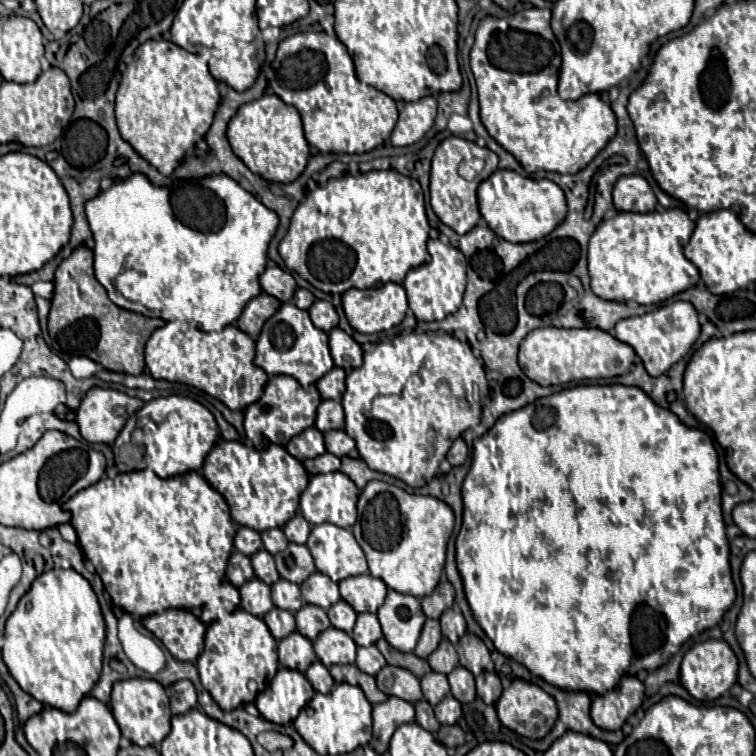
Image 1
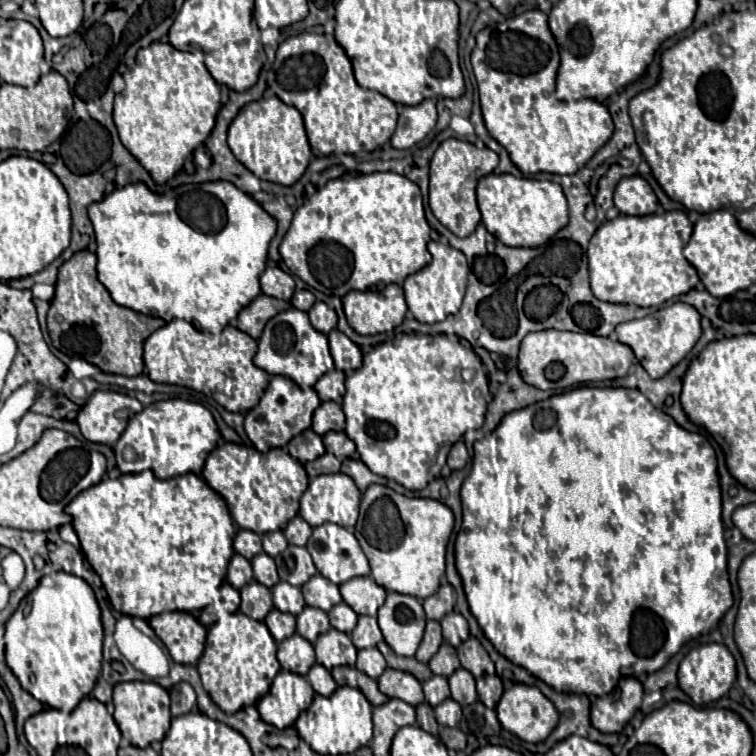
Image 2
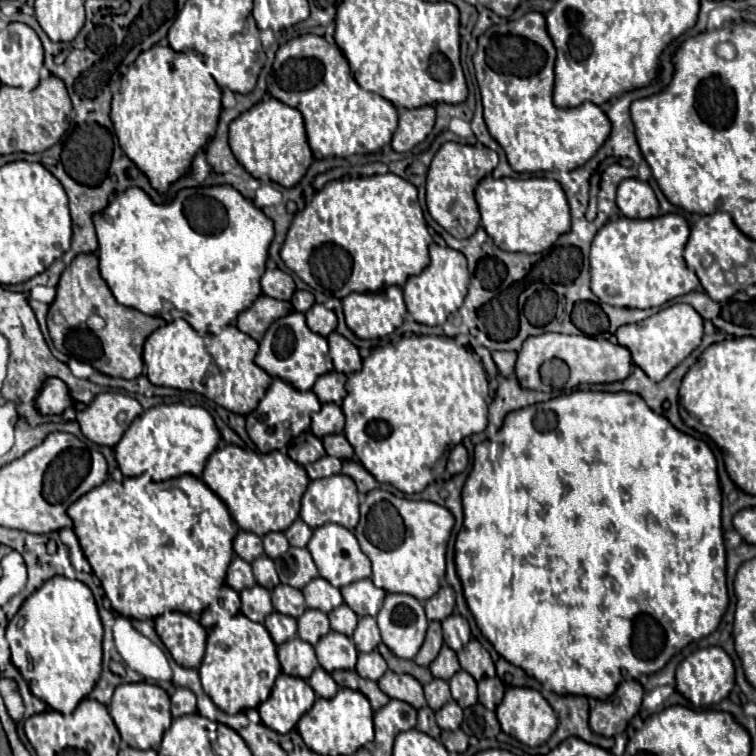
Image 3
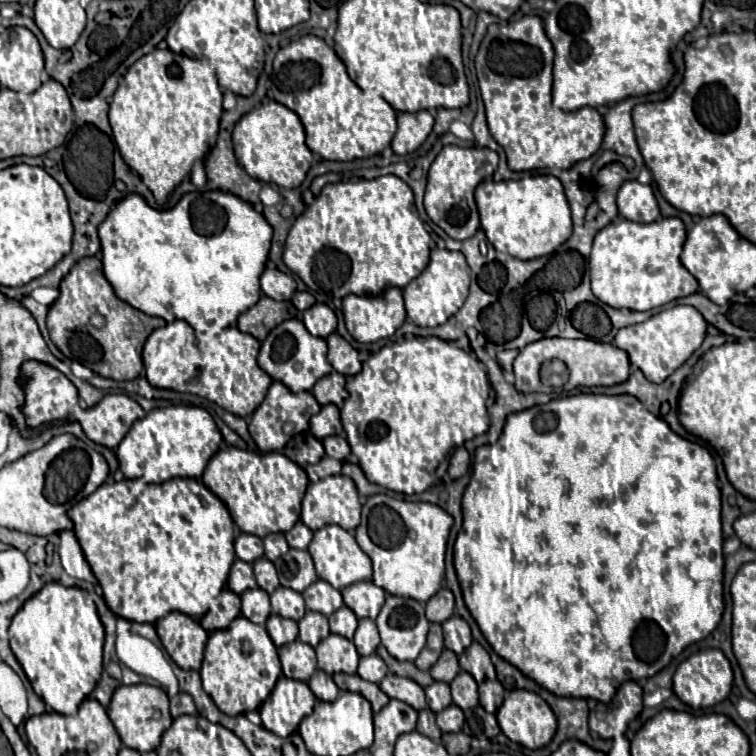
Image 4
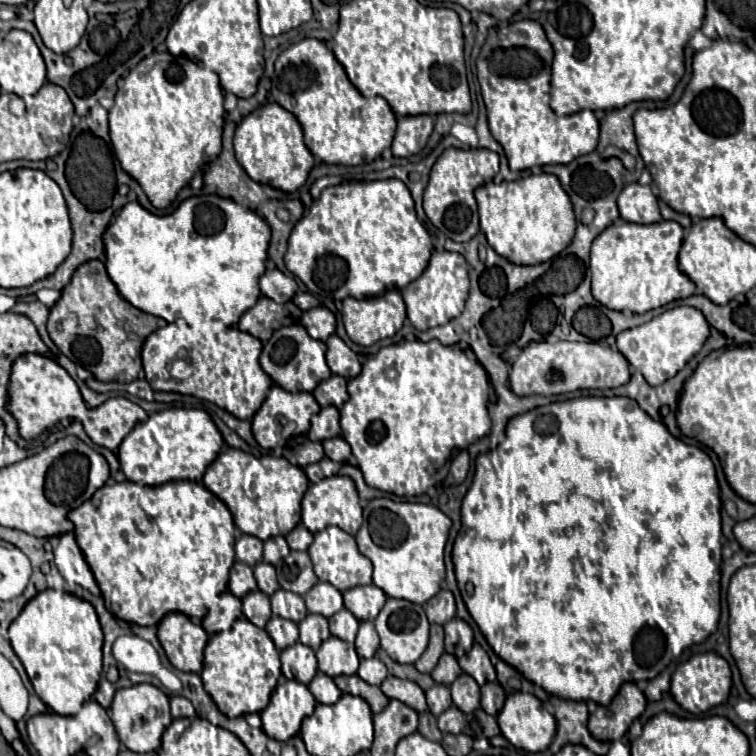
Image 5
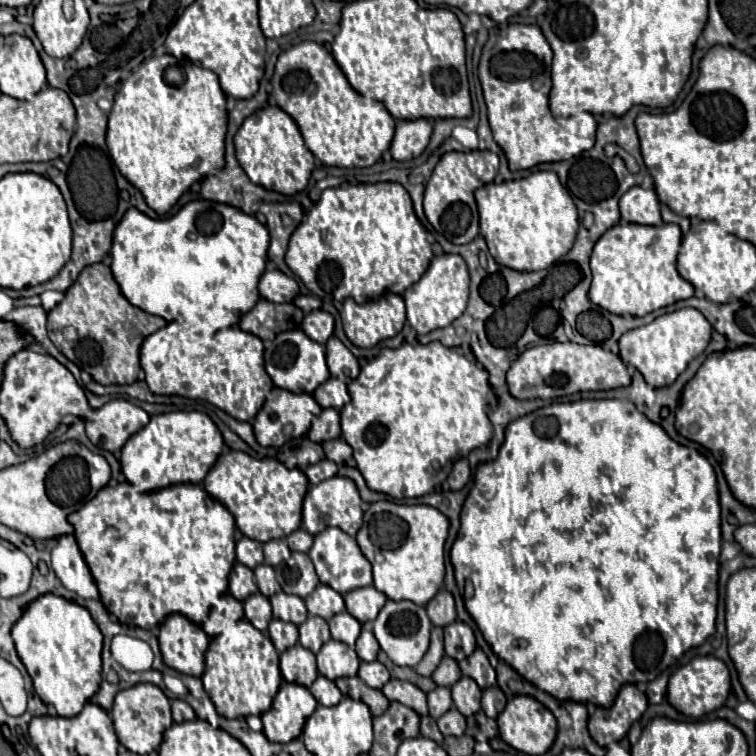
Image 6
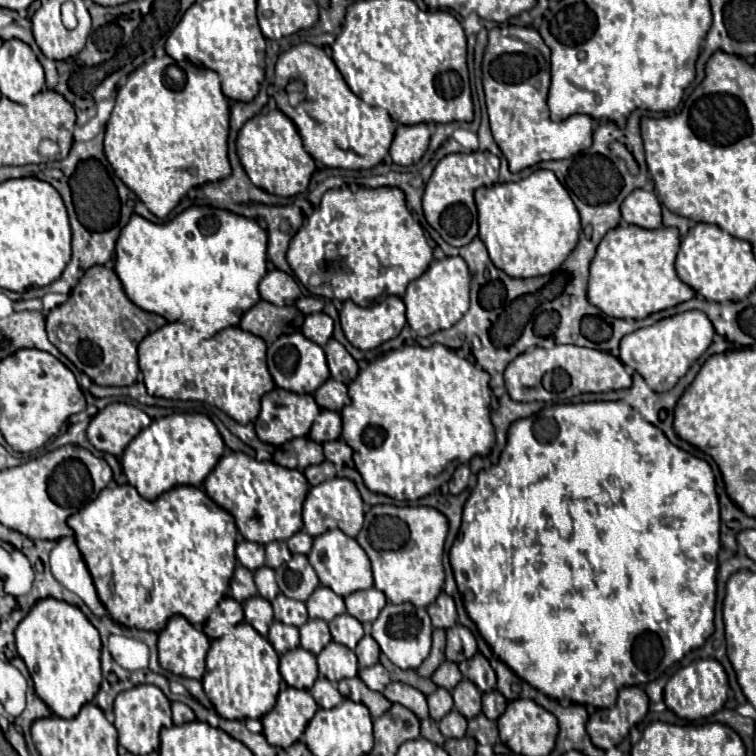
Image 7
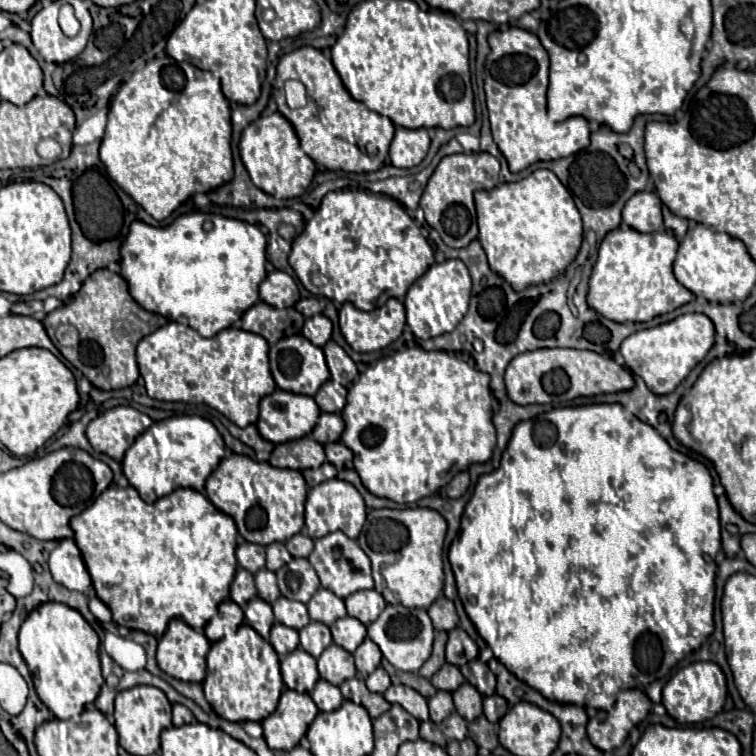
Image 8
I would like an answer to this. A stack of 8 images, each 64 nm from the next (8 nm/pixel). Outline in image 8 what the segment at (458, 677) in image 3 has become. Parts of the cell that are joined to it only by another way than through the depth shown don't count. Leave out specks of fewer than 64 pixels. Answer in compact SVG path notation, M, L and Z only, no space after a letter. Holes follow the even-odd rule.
M464 682L456 692L452 692L456 712L468 722L476 720L482 714L482 694L468 682Z

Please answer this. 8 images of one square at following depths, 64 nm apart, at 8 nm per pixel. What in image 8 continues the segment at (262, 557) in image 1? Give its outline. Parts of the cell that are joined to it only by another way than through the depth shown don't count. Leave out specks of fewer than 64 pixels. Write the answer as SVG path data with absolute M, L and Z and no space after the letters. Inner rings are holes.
M262 568L260 572L254 574L254 580L256 580L258 596L262 600L266 600L268 604L272 604L280 596L280 590L278 590L278 584L276 584L276 574L272 570Z

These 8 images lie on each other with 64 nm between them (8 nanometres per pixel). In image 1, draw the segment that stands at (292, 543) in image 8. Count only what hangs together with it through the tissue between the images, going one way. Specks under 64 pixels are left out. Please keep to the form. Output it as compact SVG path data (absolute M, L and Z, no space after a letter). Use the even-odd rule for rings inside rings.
M296 512L296 516L292 520L288 520L288 524L282 530L284 530L288 542L306 544L308 534L310 534L310 524L304 520L304 516L300 516L300 512Z

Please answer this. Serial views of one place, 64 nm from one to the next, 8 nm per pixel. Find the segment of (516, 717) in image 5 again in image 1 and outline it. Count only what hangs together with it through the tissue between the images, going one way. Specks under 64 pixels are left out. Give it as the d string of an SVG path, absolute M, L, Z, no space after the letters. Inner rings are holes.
M512 680L496 702L498 718L504 726L518 732L520 736L540 738L556 722L556 702L548 692L528 684L526 680Z

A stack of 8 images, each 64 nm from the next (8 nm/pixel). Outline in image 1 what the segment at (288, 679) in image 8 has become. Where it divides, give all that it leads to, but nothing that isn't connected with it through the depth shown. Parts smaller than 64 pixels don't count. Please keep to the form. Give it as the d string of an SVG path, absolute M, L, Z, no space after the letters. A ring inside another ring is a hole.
M292 632L280 640L277 652L279 667L292 668L298 672L306 672L306 668L316 660L312 642L300 632Z

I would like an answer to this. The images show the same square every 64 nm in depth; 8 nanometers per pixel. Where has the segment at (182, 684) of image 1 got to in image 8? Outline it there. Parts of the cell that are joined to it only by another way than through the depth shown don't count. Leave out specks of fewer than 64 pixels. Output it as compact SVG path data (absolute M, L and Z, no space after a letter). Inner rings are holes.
M172 704L172 718L174 718L174 726L196 722L194 714L186 706L182 706L182 704Z

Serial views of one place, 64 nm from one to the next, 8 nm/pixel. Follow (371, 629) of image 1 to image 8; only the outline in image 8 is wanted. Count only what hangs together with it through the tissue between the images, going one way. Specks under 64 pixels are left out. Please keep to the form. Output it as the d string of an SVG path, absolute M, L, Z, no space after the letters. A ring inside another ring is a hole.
M364 638L360 648L356 648L356 652L354 652L354 660L356 660L358 676L366 678L372 670L376 670L380 666L382 652L380 652L380 648L370 638Z

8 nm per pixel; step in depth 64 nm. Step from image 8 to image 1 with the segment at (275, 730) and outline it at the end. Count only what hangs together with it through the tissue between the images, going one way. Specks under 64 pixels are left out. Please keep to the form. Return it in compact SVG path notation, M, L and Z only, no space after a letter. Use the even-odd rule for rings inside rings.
M278 668L268 688L258 694L254 704L266 720L274 724L290 724L298 716L298 712L308 704L312 694L314 688L302 672Z

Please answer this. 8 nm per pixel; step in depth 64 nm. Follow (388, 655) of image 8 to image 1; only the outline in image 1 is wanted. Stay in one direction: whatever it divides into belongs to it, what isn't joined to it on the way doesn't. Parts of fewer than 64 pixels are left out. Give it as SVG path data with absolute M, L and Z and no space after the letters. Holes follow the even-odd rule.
M388 590L386 602L378 610L378 620L390 646L400 652L412 652L420 638L426 616L416 596Z

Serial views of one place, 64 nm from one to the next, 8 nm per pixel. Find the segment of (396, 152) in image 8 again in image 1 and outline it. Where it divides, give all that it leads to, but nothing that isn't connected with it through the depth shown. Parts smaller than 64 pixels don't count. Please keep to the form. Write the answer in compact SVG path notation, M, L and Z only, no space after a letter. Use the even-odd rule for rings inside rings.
M424 96L416 102L404 102L400 108L398 122L392 130L392 144L394 146L410 146L418 142L434 124L436 118L436 98Z

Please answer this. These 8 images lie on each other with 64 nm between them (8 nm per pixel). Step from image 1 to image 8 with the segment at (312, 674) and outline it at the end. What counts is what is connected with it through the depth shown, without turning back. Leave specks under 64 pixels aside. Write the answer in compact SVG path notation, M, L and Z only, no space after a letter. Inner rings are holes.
M318 680L316 688L310 692L310 696L316 702L316 706L320 710L324 710L324 712L336 710L342 704L342 700L344 700L342 694L340 694L340 690L338 690L338 686L328 684L326 680Z

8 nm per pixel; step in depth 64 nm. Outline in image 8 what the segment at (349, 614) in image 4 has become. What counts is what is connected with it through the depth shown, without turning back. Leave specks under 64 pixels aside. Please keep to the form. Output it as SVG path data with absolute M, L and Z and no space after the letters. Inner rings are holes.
M342 616L330 626L330 630L332 630L332 640L348 652L354 652L366 638L364 624L352 616Z

